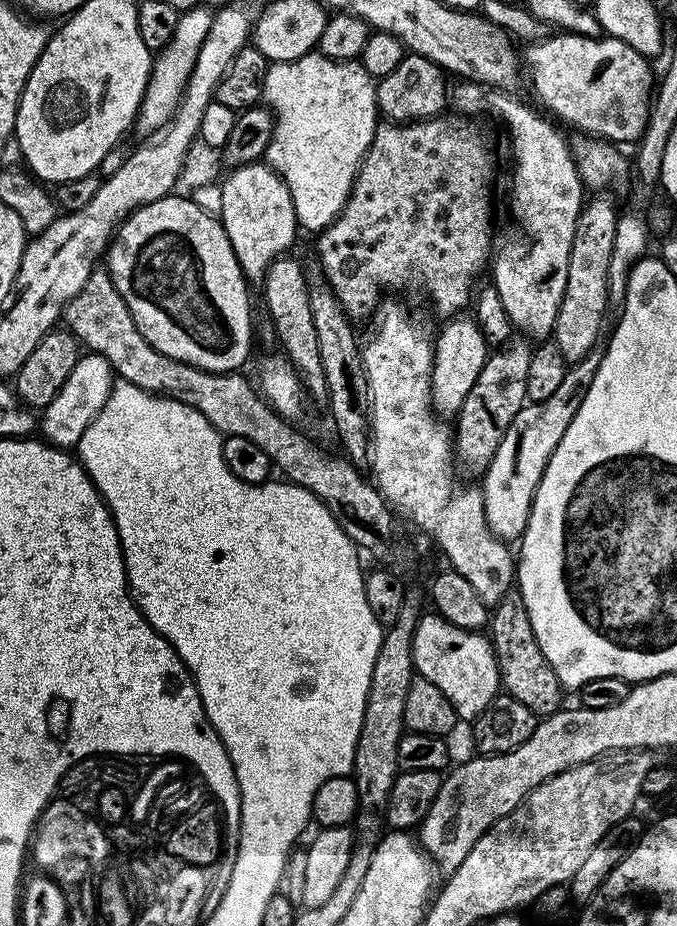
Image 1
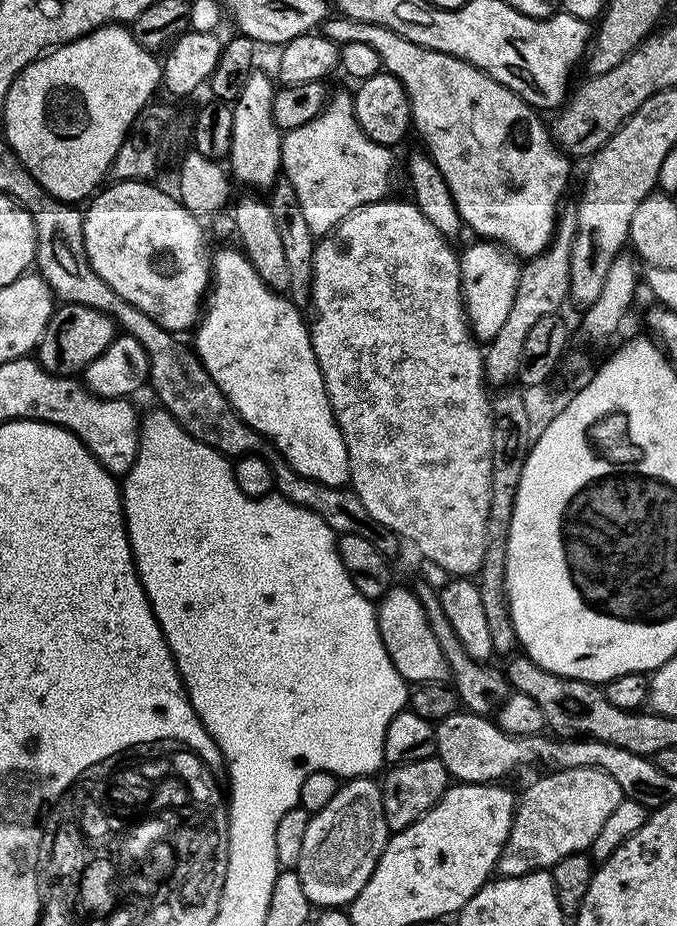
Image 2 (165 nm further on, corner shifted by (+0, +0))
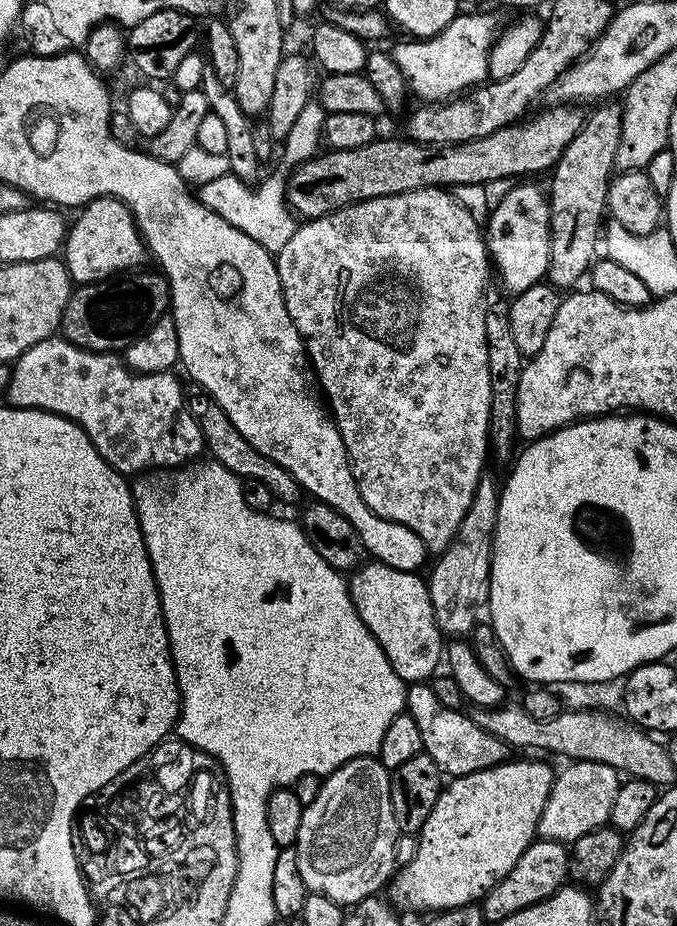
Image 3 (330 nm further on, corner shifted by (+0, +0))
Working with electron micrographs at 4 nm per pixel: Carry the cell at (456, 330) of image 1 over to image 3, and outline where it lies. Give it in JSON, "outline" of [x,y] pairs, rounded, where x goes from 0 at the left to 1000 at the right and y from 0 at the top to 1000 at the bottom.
{"outline":[[[768,197],[764,203],[756,203],[739,217],[731,217],[730,224],[718,241],[718,267],[730,286],[730,294],[739,297],[737,306],[743,314],[761,317],[771,313],[783,313],[783,309],[799,306],[808,299],[812,283],[812,231],[809,230],[809,214],[798,207],[786,197]]]}

